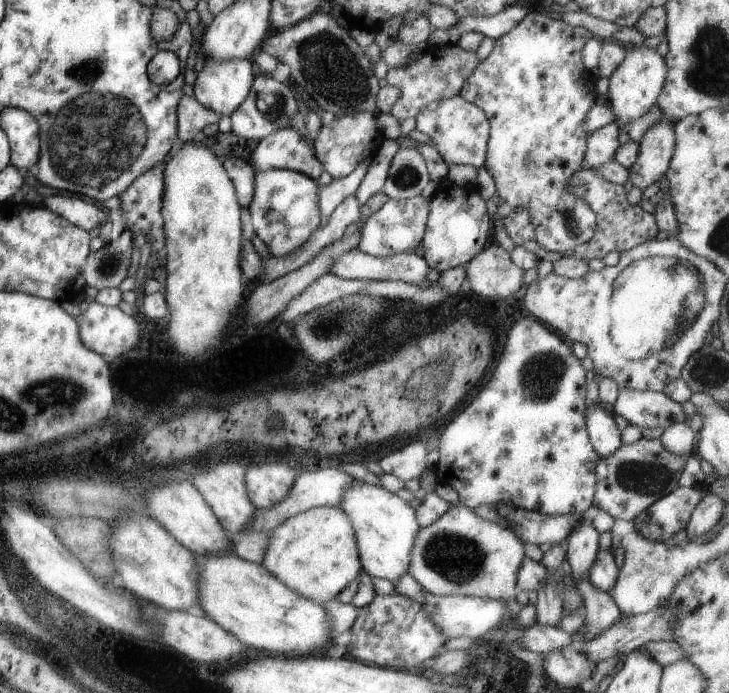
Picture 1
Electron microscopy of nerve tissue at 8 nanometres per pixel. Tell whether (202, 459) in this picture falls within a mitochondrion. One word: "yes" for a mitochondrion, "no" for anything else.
no

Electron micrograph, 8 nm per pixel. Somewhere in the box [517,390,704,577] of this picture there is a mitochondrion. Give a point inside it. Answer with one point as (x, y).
(647, 478)

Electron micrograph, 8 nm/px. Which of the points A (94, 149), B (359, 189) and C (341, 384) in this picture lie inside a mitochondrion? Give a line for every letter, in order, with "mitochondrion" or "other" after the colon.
A: mitochondrion
B: other
C: other

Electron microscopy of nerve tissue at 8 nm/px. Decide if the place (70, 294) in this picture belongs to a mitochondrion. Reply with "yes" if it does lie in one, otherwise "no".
no

